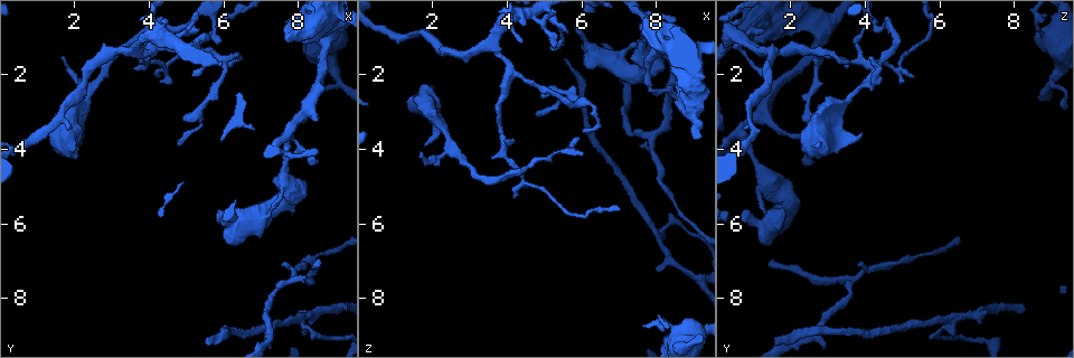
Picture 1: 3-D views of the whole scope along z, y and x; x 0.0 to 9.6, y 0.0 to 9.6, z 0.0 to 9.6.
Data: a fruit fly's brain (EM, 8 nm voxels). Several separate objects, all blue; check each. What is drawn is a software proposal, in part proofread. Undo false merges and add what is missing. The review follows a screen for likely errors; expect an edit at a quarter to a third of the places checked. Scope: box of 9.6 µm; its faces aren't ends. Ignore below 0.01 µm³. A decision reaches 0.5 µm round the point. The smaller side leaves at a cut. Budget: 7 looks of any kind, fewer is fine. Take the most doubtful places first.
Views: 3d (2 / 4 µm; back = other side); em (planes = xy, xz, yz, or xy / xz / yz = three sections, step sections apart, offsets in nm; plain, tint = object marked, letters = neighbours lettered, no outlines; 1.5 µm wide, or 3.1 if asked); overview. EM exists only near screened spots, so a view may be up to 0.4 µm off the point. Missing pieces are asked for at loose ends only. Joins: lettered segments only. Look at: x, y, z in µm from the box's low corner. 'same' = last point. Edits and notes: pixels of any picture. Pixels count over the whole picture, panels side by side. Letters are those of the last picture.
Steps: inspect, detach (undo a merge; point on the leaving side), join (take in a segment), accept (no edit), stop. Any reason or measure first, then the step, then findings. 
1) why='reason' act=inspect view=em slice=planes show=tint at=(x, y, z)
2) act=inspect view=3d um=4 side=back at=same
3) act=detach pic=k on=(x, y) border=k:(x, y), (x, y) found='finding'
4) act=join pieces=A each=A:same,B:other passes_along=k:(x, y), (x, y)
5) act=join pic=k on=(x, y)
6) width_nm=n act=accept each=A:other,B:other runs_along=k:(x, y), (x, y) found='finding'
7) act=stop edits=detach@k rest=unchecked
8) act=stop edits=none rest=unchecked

why='an open end' act=inspect view=em slice=xz step=4 show=tint at=(8.50, 6.90, 1.60)

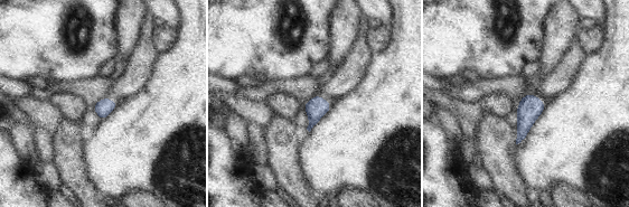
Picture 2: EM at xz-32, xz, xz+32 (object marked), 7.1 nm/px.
act=inspect view=em slice=xz step=4 show=letters at=same

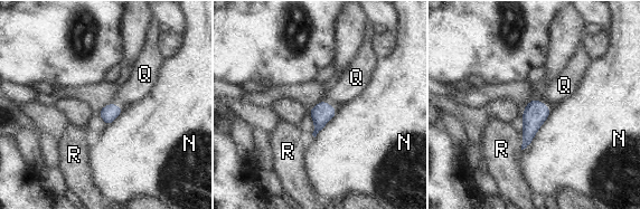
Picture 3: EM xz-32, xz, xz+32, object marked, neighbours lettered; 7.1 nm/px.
longest_contact=N:360nm act=join pieces=Q each=N:other,Q:same,R:other passes_along=3:(536, 113), (543, 103), (564, 85) found='the cell continues'

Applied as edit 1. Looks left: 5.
why='see it whole again' act=inspect view=overview

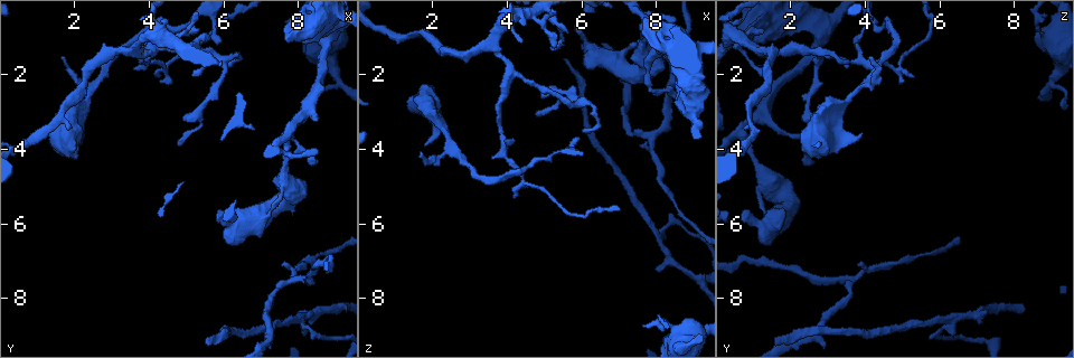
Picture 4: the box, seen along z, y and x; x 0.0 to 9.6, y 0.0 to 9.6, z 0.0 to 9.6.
why='branch point' act=inspect view=em slice=planes show=letters at=(7.80, 3.55, 0.70)

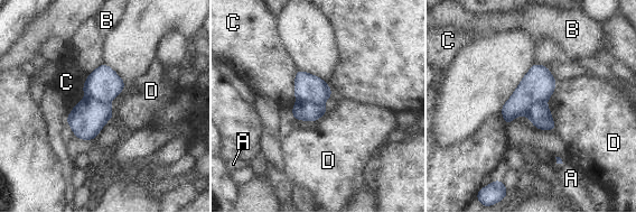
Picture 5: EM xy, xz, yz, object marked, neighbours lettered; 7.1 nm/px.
width_nm=240 act=detach pic=5 on=(306, 111) each=A:other,B:other,C:other,D:other border=5:(298, 100), (317, 105), (320, 116) found='a second cell is stuck on'

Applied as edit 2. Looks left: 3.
why='redraw' act=inspect view=overview

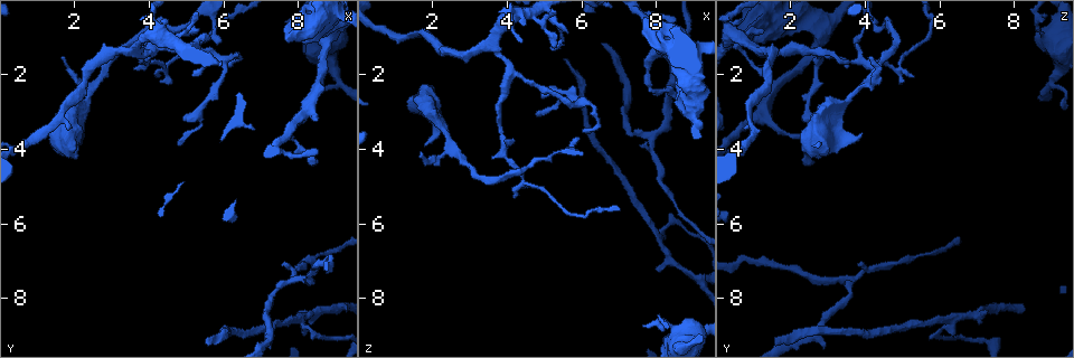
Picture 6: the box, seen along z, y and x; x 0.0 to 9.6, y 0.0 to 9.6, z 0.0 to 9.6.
why='branch point' act=inspect view=3d um=4 at=(8.10, 8.75, 6.20)

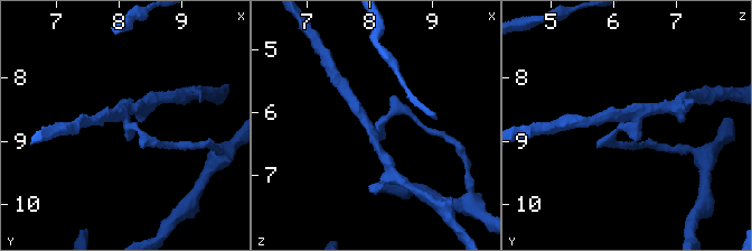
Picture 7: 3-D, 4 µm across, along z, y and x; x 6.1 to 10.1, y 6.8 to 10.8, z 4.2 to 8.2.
arms=3 why='shape alone is not enough' act=inspect view=em slice=planes show=letters at=(8.10, 8.75, 6.30)

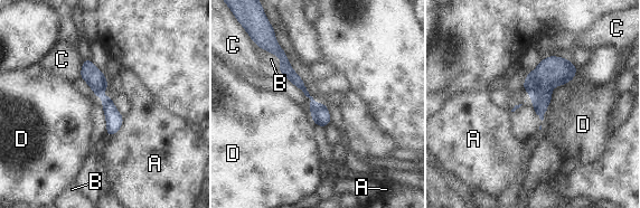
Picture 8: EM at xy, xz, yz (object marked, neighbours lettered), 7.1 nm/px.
act=detach pic=8 on=(553, 71) each=A:other,B:other,C:other,D:other found='two cells meet here'

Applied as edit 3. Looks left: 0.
act=stop edits=join@3,detach@5,detach@8 rest=unchecked

